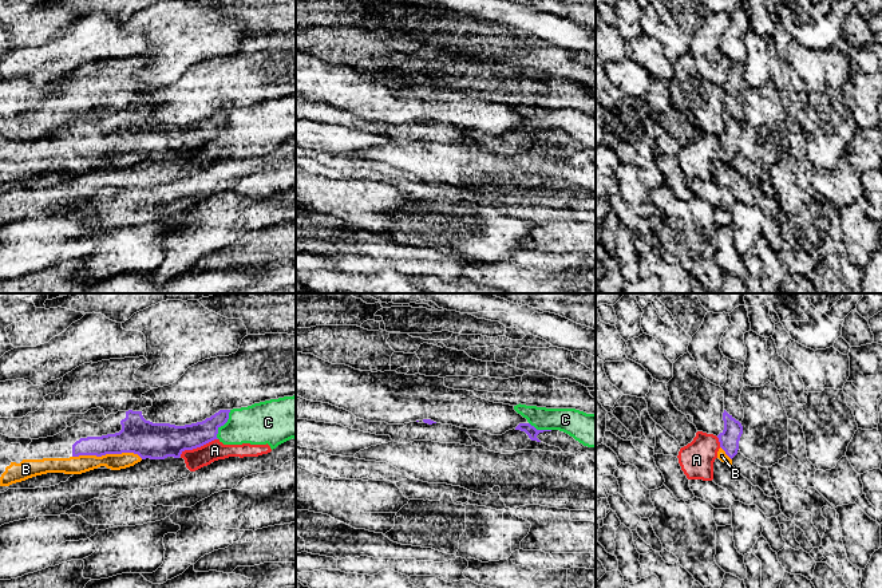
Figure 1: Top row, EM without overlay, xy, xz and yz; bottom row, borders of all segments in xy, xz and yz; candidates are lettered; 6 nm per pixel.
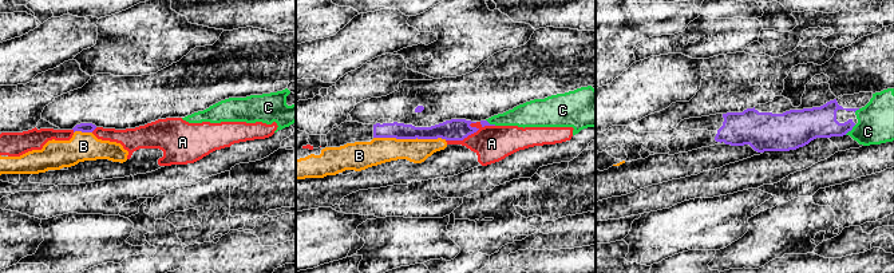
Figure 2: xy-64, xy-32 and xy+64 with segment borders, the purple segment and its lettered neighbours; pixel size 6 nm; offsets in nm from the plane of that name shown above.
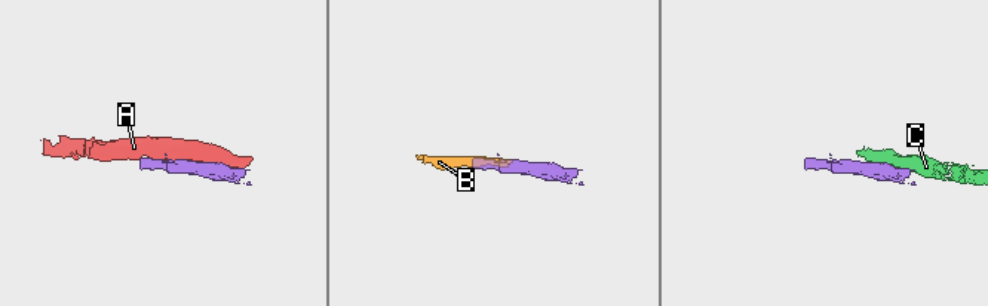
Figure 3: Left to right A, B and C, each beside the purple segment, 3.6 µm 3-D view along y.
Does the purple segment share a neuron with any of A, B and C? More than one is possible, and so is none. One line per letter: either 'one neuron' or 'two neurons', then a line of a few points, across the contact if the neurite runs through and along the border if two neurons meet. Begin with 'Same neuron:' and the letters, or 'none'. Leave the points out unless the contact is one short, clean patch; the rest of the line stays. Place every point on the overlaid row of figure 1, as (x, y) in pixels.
Same neuron: B
A: two neurons
B: one neuron | xy (138, 435), (125, 449), (107, 453), (87, 456), (74, 465)
C: two neurons

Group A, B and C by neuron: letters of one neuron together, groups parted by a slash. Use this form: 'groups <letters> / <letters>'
groups A C / B

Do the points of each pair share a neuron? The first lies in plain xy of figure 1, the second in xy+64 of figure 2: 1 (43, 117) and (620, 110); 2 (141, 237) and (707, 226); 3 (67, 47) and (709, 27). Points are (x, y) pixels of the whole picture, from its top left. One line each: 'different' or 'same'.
1: different
2: different
3: same

